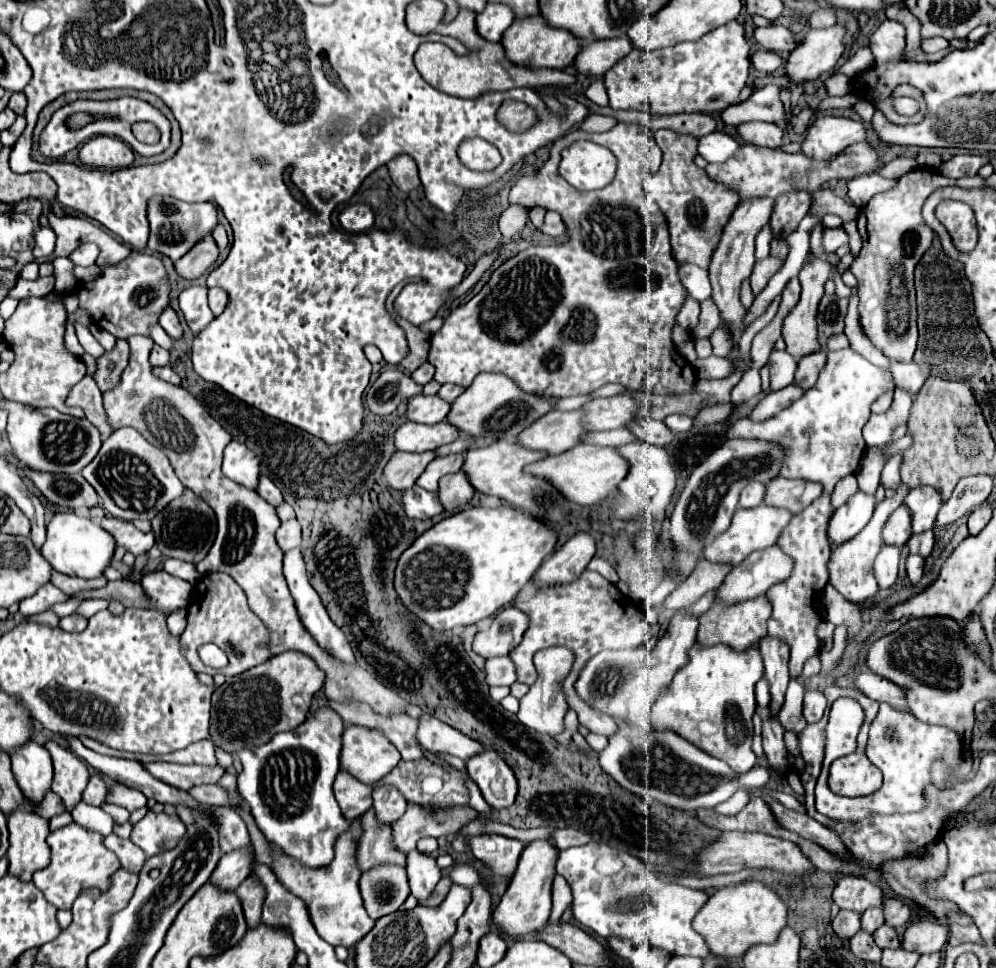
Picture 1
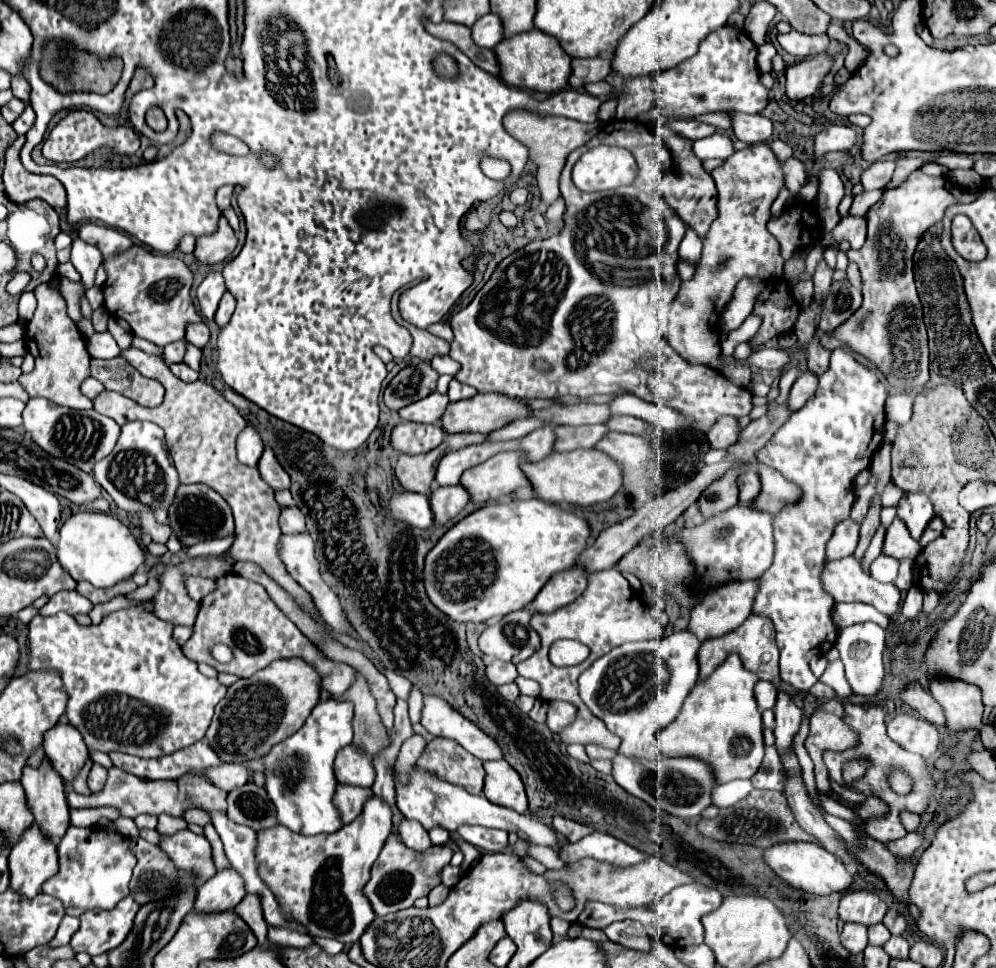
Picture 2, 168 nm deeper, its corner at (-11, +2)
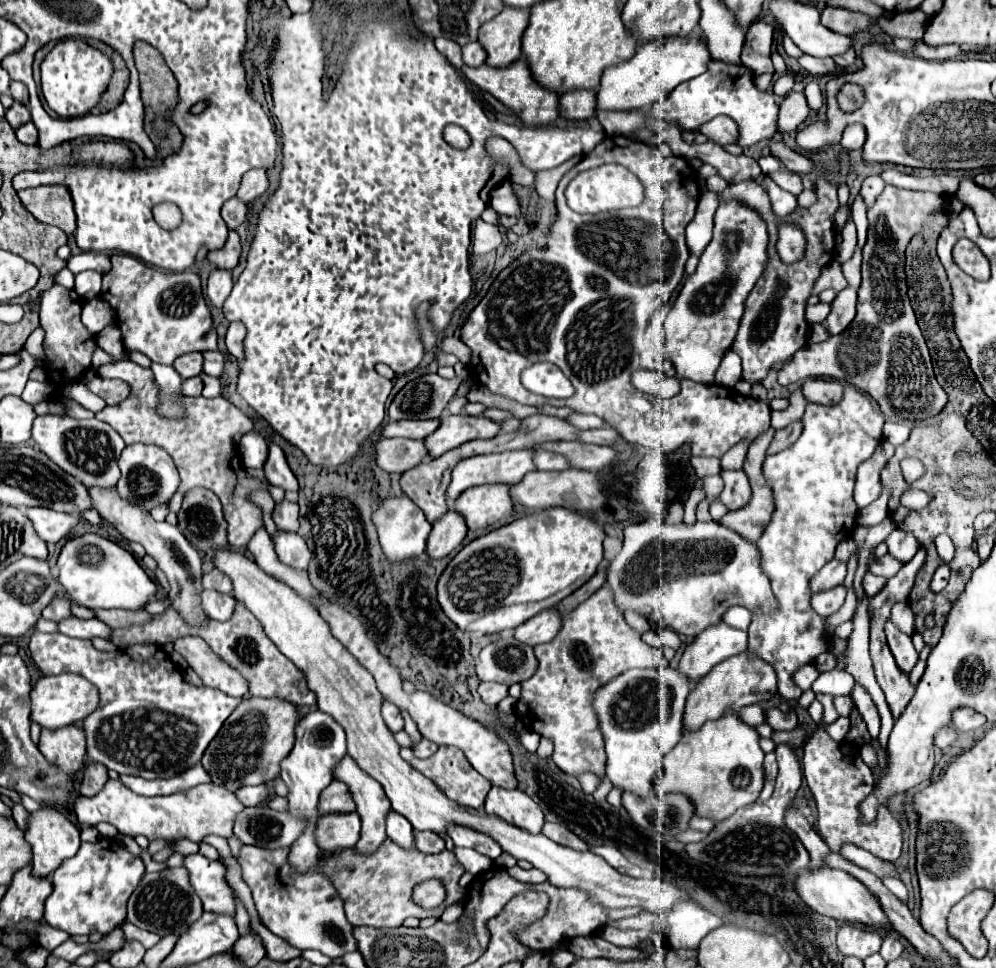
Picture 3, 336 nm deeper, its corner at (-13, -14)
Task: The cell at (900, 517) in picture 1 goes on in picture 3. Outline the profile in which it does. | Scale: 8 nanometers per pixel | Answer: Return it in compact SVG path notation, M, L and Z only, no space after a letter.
M885 554L885 556L881 556L881 558L877 558L873 562L871 572L877 574L877 576L883 576L883 578L891 578L891 576L895 576L901 570L901 566L903 564L897 558L893 558L891 554Z

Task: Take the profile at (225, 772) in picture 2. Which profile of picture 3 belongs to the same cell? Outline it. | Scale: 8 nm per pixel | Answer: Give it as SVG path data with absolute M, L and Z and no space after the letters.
M259 784L259 786L243 786L235 792L237 800L241 804L247 804L247 806L259 806L261 802L265 802L265 798L269 796L269 790L265 784Z

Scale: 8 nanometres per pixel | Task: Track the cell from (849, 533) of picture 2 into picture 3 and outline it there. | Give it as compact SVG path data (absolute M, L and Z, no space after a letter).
M835 558L819 570L819 574L813 576L811 580L811 590L813 592L821 592L821 590L827 590L827 588L833 588L833 586L839 586L843 584L847 576L847 564L845 562L837 562Z

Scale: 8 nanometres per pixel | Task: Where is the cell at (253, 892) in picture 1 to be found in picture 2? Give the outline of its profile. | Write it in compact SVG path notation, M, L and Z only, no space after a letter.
M247 894L241 904L235 906L237 910L237 916L241 916L247 926L253 930L255 938L257 938L257 944L263 946L267 944L267 924L265 924L265 918L263 918L263 912L261 912L261 904L259 904L259 898L253 896L253 894Z

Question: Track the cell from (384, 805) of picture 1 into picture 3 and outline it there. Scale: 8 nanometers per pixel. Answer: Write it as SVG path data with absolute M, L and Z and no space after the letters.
M423 738L423 740L413 748L413 754L415 754L417 758L429 758L437 748L439 748L437 744L433 744L433 742L429 742L429 740Z

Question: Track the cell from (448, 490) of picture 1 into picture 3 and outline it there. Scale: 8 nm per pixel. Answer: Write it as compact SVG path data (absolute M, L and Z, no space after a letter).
M449 508L441 518L433 522L433 530L427 540L427 554L431 558L443 558L451 554L465 538L467 524L463 522L463 516Z

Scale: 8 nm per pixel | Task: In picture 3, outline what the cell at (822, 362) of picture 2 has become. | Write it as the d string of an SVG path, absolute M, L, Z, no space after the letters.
M809 378L803 384L803 394L809 402L817 404L837 404L843 396L843 384L839 380L823 380L823 378Z

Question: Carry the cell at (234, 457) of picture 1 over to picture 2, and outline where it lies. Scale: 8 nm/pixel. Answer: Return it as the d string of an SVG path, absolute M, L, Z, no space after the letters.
M245 426L243 432L237 436L237 458L241 464L255 468L263 454L263 442L259 432L253 426Z

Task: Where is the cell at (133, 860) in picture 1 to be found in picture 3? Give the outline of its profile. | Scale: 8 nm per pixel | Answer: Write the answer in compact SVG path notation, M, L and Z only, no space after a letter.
M165 868L157 874L145 874L129 898L127 904L127 922L155 932L159 936L183 934L199 916L203 914L201 900L195 890L189 886L185 868Z

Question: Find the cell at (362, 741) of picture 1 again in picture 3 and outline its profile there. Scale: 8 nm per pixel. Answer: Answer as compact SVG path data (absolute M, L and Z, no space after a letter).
M333 780L319 798L319 808L323 808L323 814L329 812L353 812L355 810L355 800L347 788L345 782Z

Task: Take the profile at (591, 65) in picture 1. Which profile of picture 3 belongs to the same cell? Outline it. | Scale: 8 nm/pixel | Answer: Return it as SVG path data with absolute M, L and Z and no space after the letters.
M569 90L561 96L559 112L567 120L587 120L595 114L597 92L593 90Z

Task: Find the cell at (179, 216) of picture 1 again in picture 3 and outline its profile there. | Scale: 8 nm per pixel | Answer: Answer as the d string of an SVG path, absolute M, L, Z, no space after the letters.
M249 170L243 174L241 186L235 194L235 198L239 198L241 202L253 202L257 196L261 196L267 190L269 182L267 182L267 174L265 170Z

